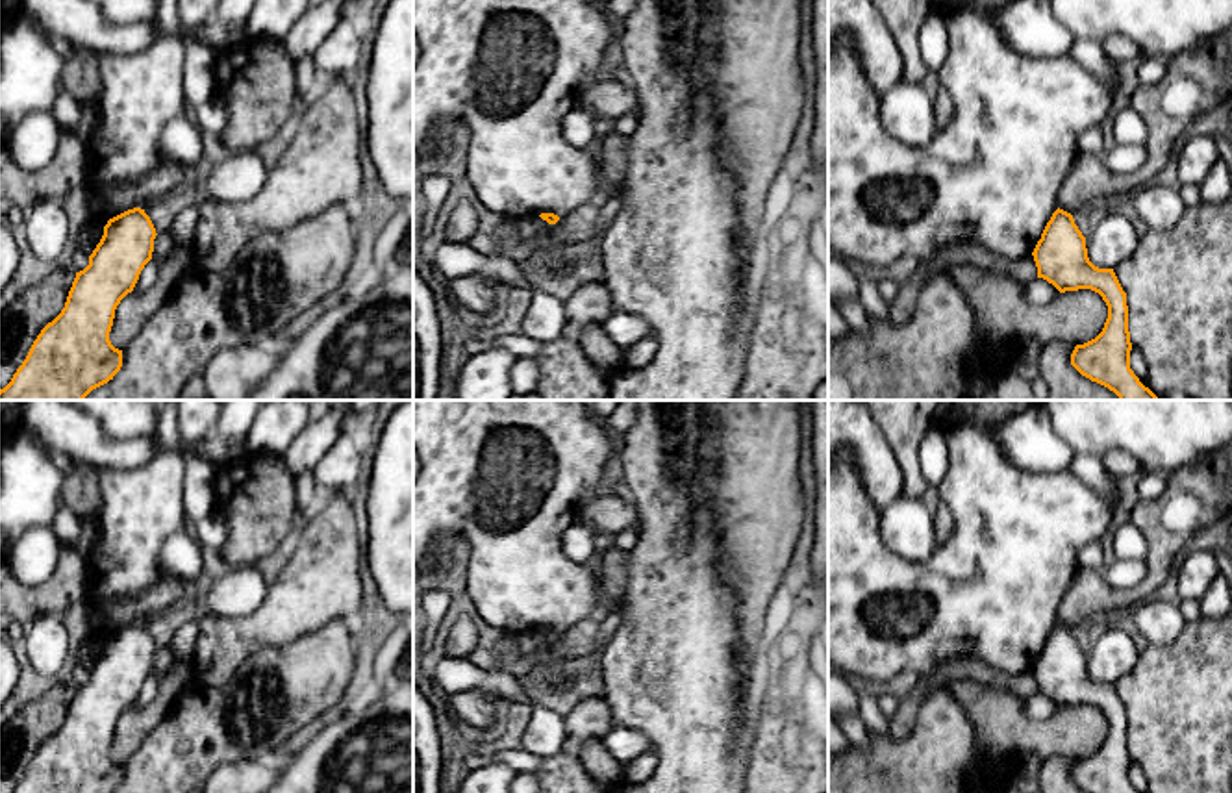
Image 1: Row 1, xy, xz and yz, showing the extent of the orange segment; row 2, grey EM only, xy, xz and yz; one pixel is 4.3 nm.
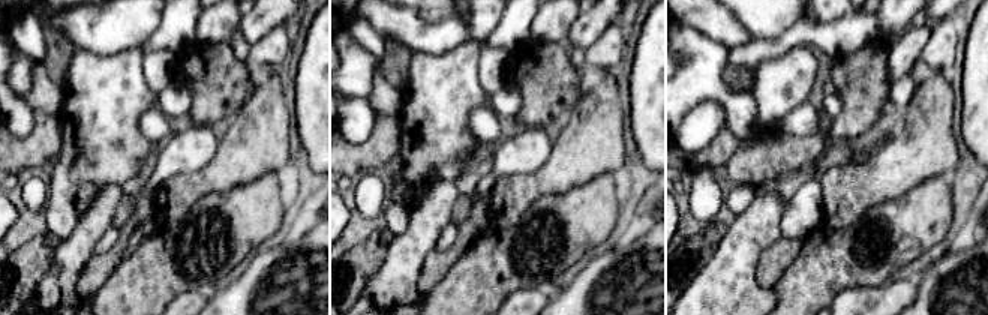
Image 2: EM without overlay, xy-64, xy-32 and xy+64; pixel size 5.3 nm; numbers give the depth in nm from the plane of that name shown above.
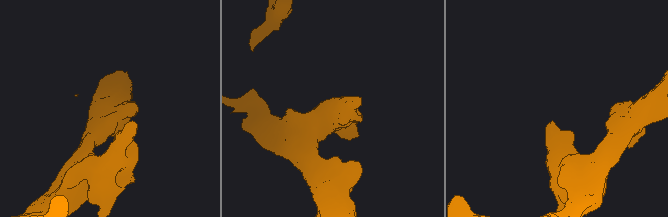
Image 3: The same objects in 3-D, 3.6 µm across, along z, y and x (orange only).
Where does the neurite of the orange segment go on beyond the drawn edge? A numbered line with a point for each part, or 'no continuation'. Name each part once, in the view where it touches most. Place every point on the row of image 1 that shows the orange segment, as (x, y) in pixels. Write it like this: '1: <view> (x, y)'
no continuation

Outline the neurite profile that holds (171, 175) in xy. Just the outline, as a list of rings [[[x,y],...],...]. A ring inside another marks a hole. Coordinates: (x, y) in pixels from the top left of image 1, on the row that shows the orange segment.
[[[167,159],[159,169],[133,185],[119,185],[111,191],[100,193],[87,183],[83,187],[87,193],[87,208],[91,215],[113,219],[128,209],[139,208],[143,200],[154,202],[170,191],[178,191],[191,182],[191,176],[193,170],[180,161]]]

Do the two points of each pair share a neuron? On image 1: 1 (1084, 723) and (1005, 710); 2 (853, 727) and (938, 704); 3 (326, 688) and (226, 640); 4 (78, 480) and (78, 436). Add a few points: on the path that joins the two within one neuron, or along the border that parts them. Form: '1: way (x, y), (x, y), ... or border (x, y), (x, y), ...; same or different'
1: way (1064, 730), (1025, 730); same
2: border (869, 730), (864, 745), (851, 745); different
3: border (297, 638), (282, 645), (258, 649), (226, 684); different
4: border (73, 460), (91, 464), (99, 471); different

